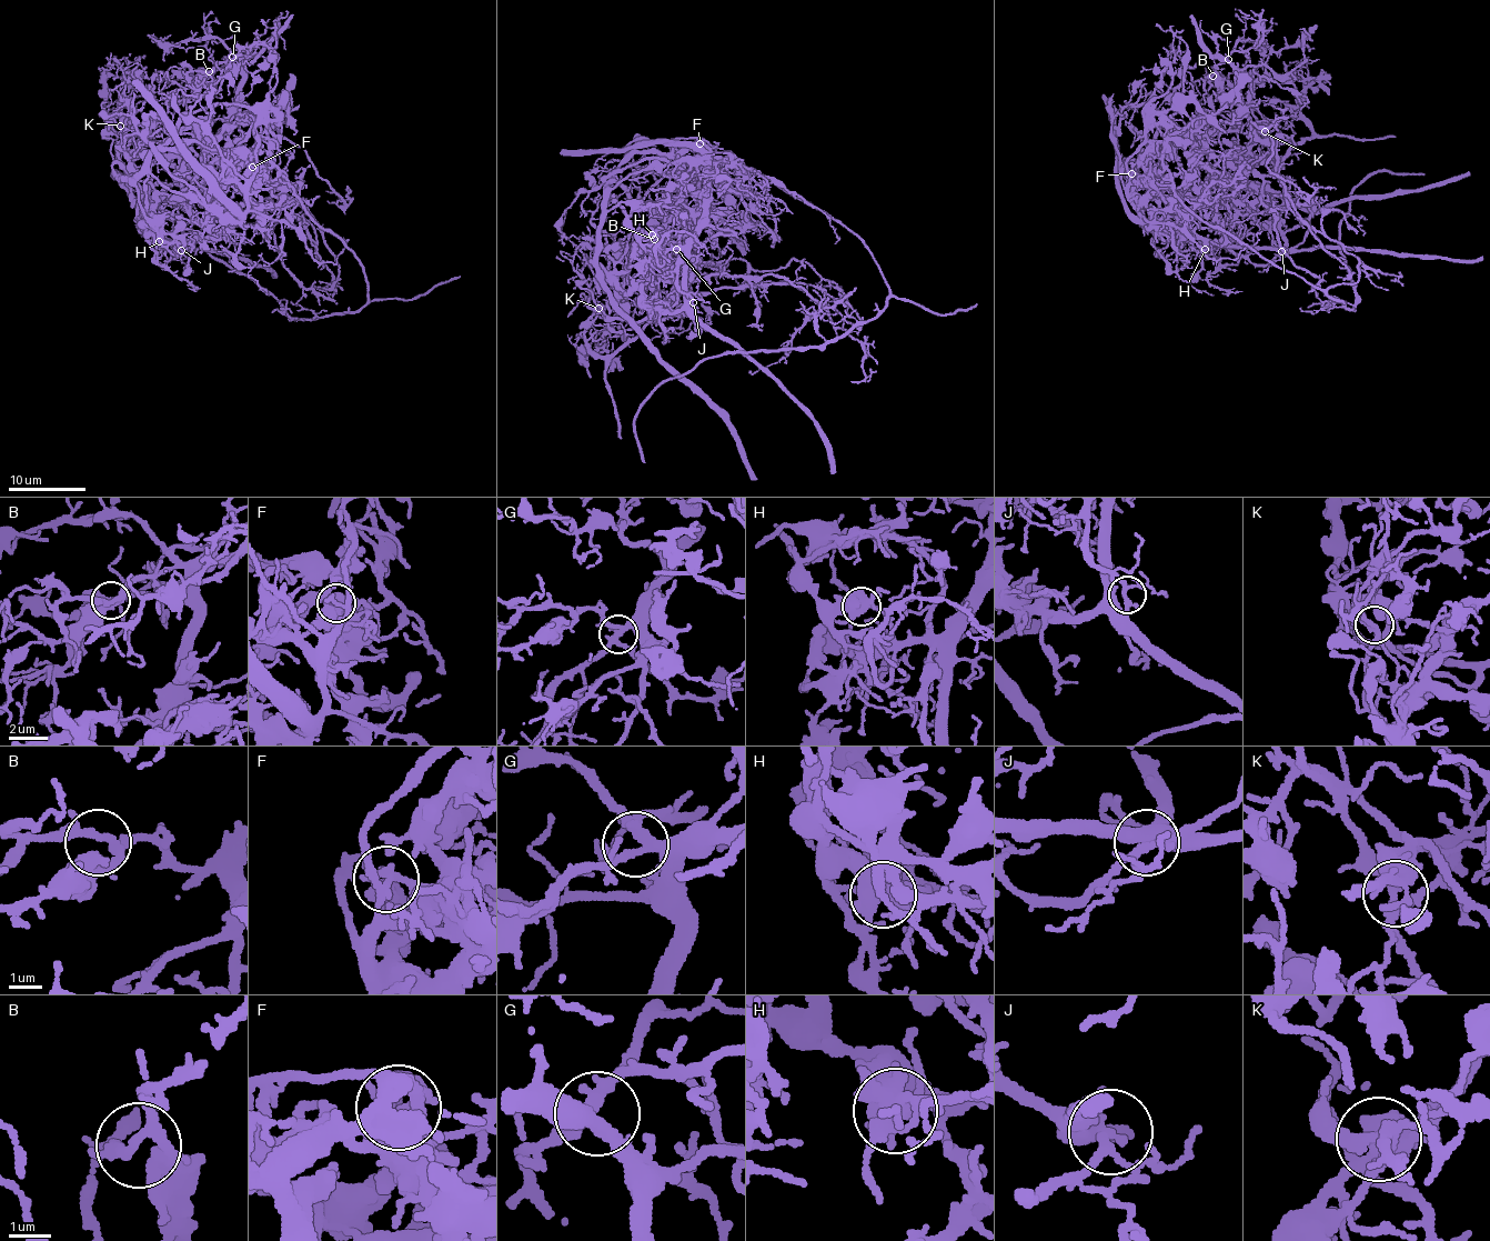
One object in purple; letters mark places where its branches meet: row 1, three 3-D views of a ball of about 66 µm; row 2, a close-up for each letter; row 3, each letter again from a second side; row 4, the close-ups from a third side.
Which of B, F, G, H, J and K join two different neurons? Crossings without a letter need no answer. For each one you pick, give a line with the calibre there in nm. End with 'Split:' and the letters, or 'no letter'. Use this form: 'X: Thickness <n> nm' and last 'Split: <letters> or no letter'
F: Thickness 180 nm
H: Thickness 600 nm
K: Thickness 200 nm
Split: F, H, K

